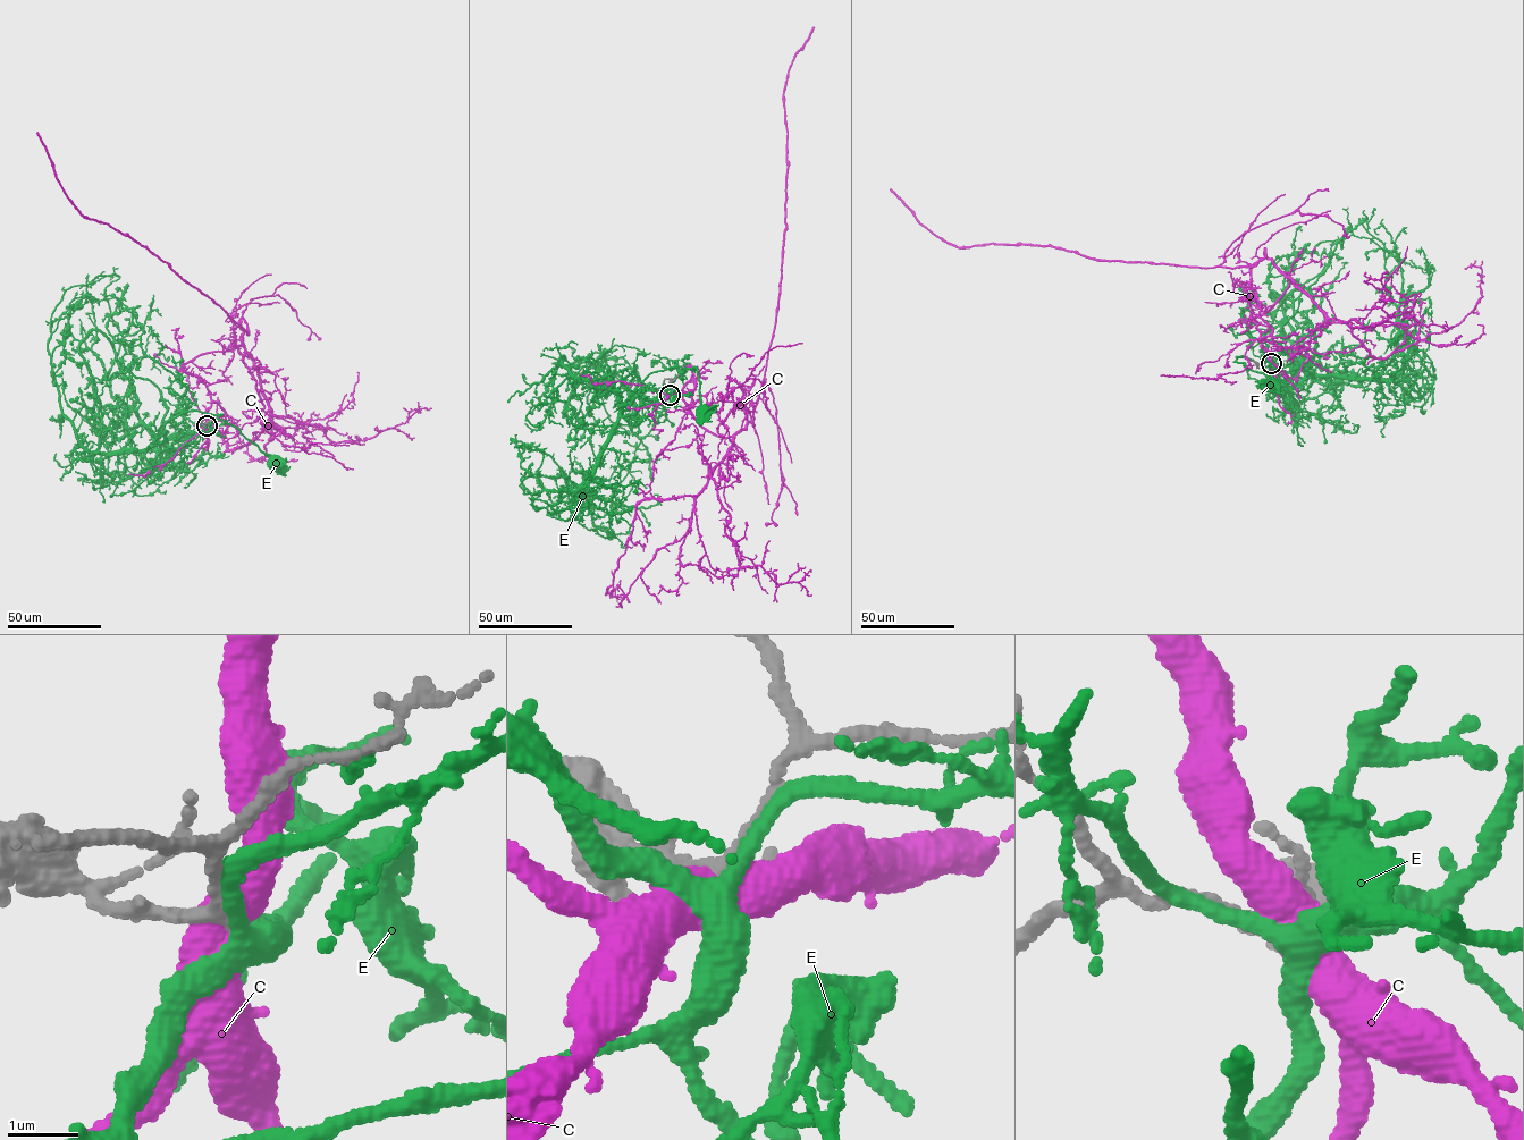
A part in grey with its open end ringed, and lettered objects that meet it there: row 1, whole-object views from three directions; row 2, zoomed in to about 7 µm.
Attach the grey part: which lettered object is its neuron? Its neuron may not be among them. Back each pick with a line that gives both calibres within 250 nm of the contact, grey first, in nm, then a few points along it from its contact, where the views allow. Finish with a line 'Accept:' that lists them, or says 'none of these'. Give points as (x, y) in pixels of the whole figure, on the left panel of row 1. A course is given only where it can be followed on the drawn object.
Accept: none of these

